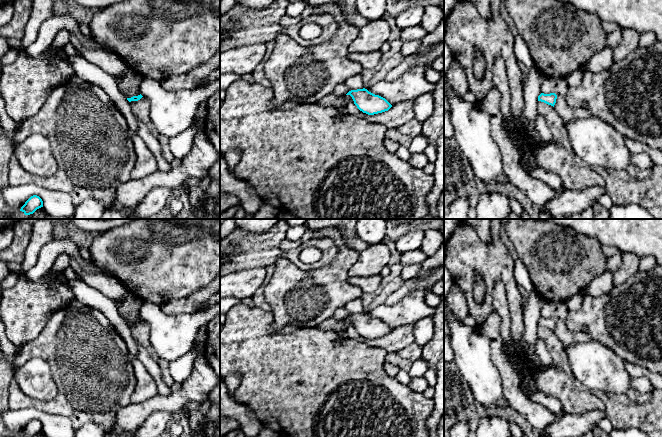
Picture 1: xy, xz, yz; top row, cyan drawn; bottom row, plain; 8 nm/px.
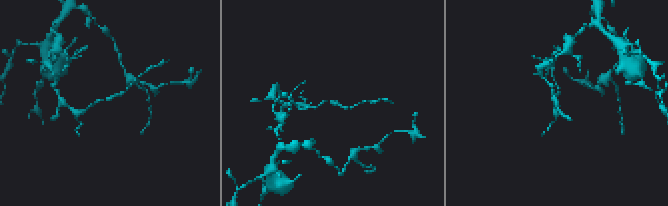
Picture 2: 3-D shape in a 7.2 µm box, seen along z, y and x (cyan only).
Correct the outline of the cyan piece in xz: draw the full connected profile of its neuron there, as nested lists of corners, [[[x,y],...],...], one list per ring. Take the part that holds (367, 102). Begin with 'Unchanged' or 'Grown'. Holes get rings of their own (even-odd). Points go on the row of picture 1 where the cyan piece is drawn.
Unchanged. [[[365,88],[351,90],[346,95],[350,95],[357,108],[368,115],[382,113],[392,107],[385,98],[375,95]]]

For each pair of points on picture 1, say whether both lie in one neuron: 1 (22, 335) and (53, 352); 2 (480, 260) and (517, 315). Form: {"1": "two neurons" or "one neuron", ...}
{"1": "two neurons", "2": "one neuron"}

